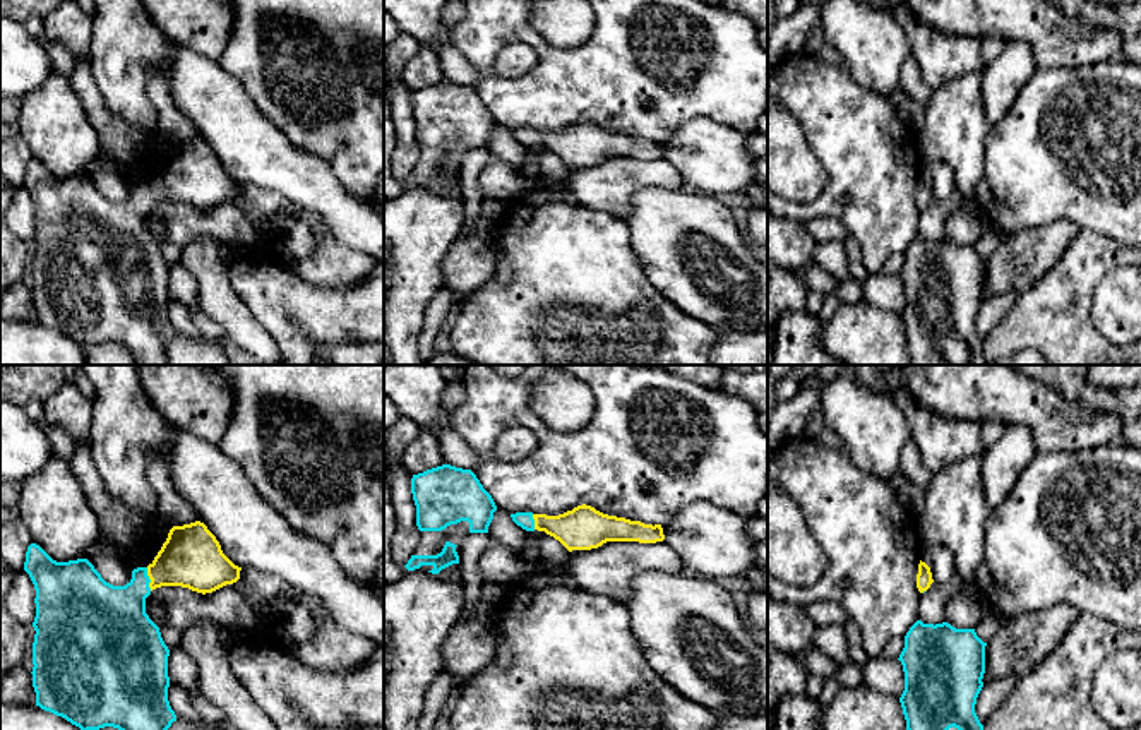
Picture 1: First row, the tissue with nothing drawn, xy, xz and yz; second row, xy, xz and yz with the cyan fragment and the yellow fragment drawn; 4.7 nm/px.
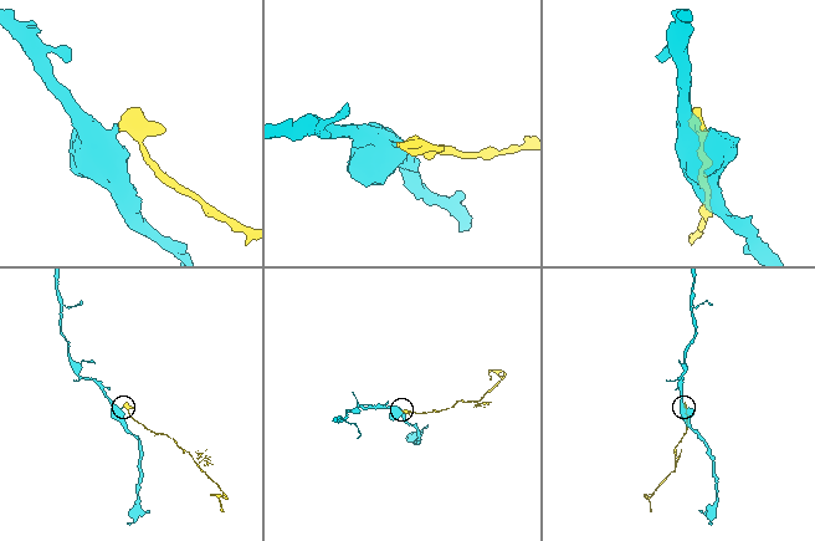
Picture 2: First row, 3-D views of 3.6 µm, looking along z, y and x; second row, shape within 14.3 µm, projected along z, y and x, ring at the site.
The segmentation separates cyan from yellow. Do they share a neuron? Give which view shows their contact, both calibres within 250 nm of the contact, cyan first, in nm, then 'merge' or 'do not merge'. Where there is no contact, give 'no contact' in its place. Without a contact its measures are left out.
xy | 320/280 nm | merge

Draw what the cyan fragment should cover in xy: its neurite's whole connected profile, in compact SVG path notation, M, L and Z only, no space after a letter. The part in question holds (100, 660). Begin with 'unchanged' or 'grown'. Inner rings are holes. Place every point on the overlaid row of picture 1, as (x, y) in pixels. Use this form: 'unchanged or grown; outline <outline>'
grown; outline M200 521L173 526L147 567L132 571L125 586L106 583L87 559L53 560L39 545L26 552L24 571L36 589L33 687L36 706L81 730L168 730L176 715L168 701L168 656L159 627L146 613L146 598L161 586L212 593L240 579L242 567L221 550Z

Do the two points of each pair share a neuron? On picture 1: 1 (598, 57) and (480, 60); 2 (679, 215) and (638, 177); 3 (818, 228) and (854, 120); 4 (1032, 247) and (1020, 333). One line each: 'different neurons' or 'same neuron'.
1: same neuron
2: different neurons
3: different neurons
4: different neurons

